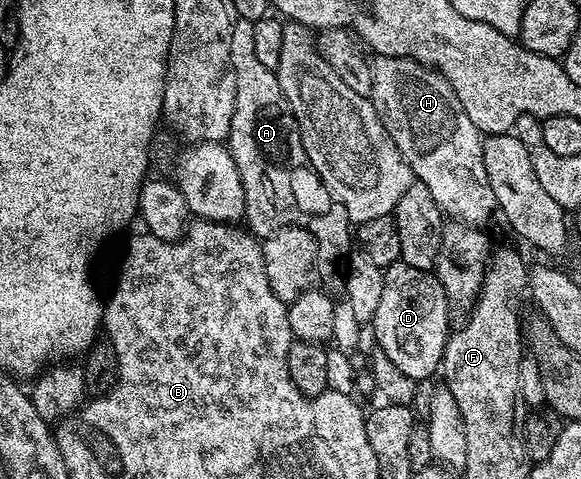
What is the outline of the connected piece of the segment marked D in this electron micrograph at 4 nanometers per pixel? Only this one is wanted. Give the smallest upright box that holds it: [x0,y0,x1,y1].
[373,262,447,382]

